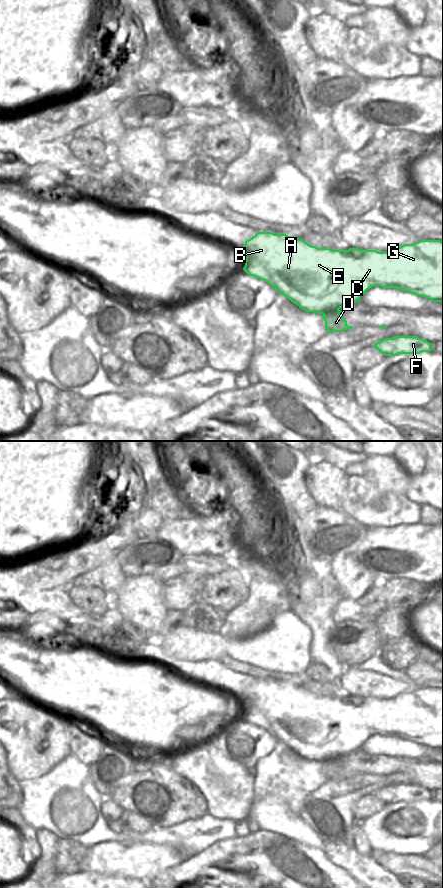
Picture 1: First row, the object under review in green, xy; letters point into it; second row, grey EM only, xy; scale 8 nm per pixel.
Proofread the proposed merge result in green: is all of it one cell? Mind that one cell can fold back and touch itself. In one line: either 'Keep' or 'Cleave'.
Cleave.

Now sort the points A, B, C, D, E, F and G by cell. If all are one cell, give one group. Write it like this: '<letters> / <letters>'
A B C E G / D F

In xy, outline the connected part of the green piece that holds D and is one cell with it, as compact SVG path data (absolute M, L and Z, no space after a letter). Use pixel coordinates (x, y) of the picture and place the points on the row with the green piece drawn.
M340 310L324 312L323 319L325 321L327 332L342 332L344 330L350 330L353 328L352 326L347 325L347 321L341 315Z

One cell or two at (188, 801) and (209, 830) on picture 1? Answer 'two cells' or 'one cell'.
two cells

